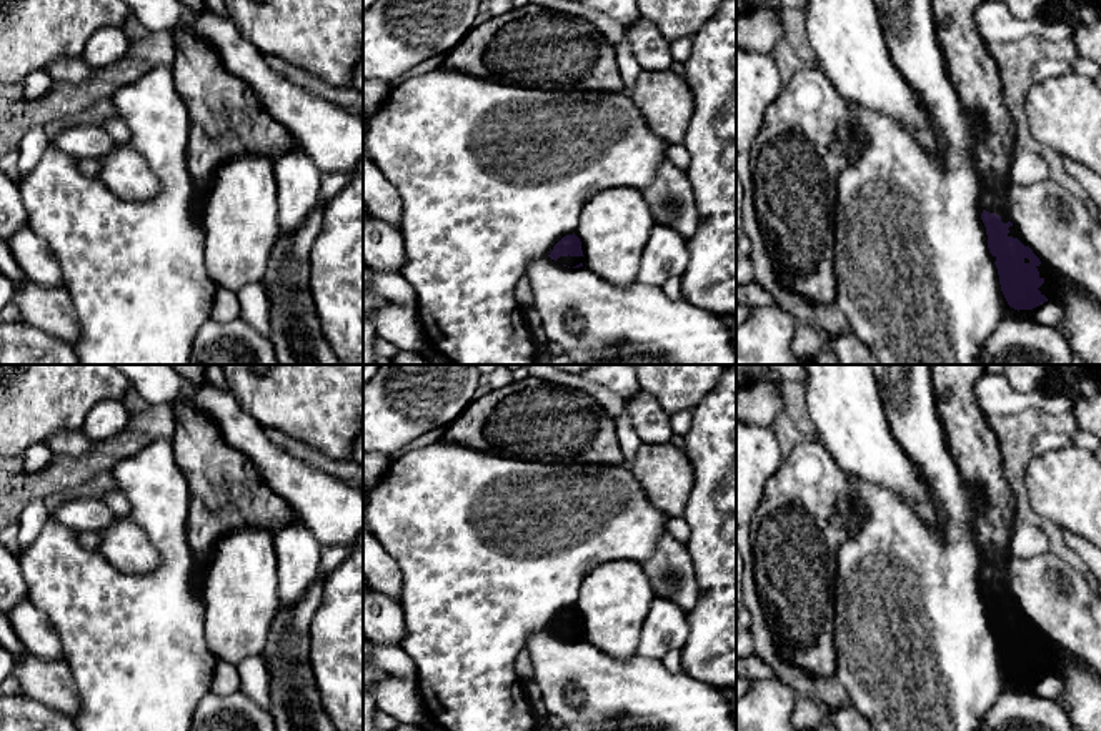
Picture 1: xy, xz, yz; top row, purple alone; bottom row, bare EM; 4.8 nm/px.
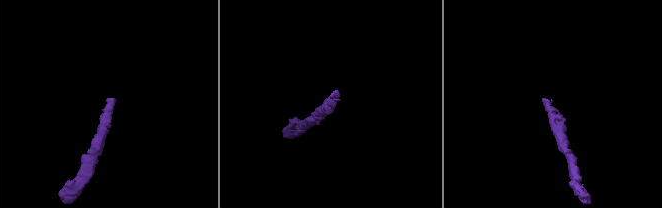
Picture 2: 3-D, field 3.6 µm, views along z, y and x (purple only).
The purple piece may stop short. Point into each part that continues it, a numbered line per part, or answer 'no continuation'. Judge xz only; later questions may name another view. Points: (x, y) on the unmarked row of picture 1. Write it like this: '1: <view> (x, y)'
1: xz (568, 633)

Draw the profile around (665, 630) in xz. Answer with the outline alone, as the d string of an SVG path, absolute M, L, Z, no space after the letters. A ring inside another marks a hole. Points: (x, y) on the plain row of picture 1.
M655 596L641 628L636 654L663 659L671 651L681 653L688 633L688 611L666 598Z

